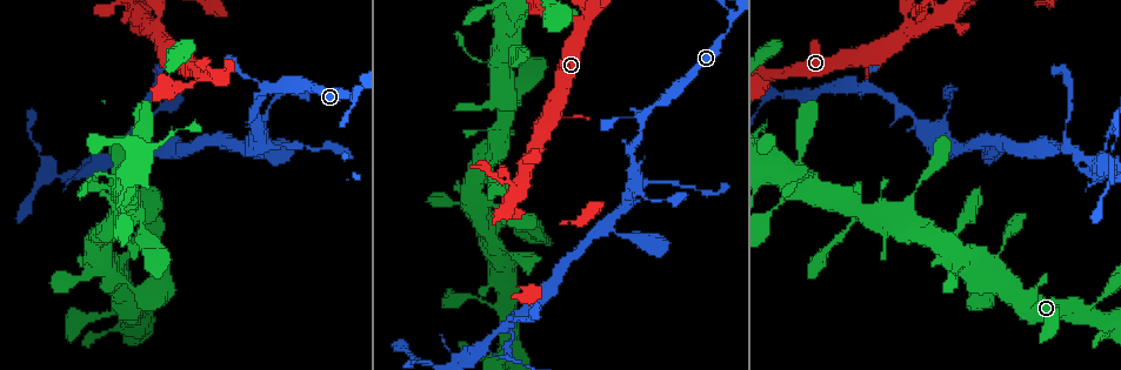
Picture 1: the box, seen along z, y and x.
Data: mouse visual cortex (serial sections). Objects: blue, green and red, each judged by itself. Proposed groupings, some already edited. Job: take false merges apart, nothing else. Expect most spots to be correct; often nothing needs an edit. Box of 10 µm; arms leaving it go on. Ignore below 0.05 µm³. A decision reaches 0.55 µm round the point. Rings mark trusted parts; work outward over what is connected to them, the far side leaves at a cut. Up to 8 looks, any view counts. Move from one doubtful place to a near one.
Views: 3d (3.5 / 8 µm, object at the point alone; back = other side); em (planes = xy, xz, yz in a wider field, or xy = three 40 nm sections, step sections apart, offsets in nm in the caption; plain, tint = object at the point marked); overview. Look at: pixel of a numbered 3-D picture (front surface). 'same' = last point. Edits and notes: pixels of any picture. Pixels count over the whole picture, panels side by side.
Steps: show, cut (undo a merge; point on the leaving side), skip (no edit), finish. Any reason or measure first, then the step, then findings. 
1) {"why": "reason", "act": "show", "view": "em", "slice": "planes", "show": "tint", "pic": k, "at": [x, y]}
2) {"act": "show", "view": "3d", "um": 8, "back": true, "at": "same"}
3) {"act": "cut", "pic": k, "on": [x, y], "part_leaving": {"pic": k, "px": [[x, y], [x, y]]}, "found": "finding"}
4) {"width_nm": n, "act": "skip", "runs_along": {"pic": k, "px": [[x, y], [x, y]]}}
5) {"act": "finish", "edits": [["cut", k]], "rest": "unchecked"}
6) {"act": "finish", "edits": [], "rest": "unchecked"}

{"why": "abrupt turn", "act": "show", "view": "3d", "um": 8, "pic": 1, "at": [156, 31]}

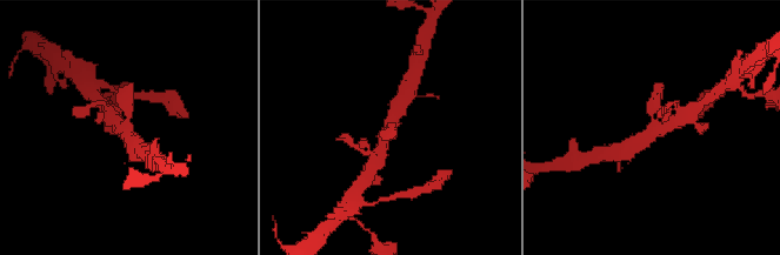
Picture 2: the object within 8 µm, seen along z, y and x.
{"arms": 3, "arm_widths_nm": [300, 400, 450], "act": "show", "view": "em", "slice": "planes", "show": "tint", "at": "same"}

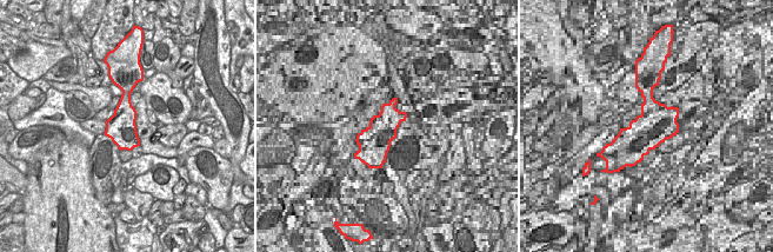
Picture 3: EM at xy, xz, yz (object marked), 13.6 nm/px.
{"act": "skip", "runs_along": {"pic": 2, "px": [[631, 147], [674, 123], [681, 116]]}, "found": "one cell here"}

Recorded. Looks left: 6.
{"act": "show", "view": "3d", "um": 3.5, "pic": 1, "at": [206, 74]}

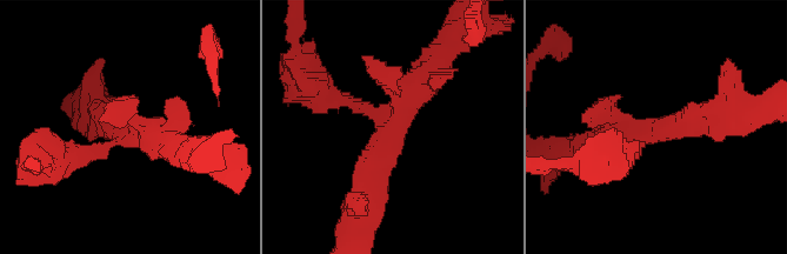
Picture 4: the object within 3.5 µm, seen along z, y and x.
{"arms": 4, "arm_widths_nm": [200, 250, 300, 350], "act": "show", "view": "em", "slice": "xy", "step": 5, "show": "tint", "pic": 4, "at": [393, 116]}

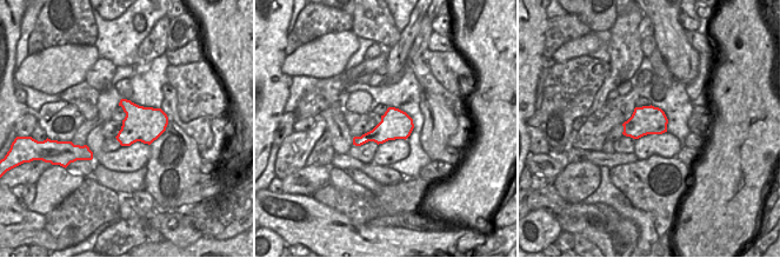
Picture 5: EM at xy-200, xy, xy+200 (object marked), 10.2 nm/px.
{"act": "show", "view": "em", "slice": "xy", "step": 3, "show": "tint", "at": "same"}

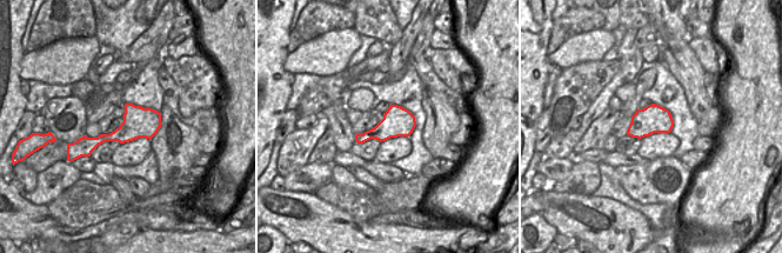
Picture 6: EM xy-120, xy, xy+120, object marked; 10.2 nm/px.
{"act": "skip", "runs_along": {"pic": 6, "px": [[158, 115], [122, 134], [80, 145]]}, "found": "one cell here"}

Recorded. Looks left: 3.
{"why": "three-way junction", "act": "show", "view": "3d", "um": 3.5, "pic": 1, "at": [496, 156]}

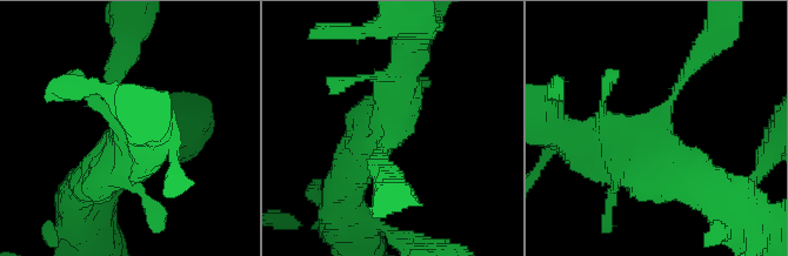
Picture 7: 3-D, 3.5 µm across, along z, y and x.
{"act": "show", "view": "em", "slice": "xy", "step": 3, "show": "tint", "pic": 7, "at": [387, 133]}

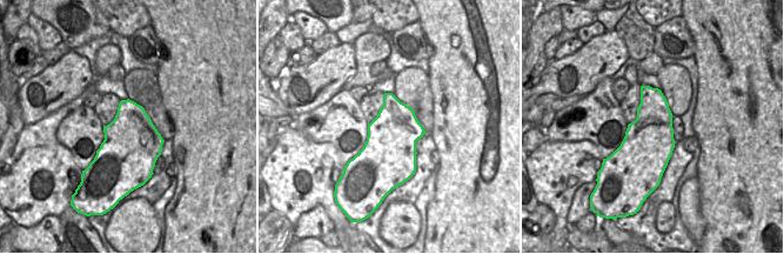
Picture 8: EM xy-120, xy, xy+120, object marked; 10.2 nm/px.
{"act": "skip", "runs_along": {"pic": 7, "px": [[348, 166], [395, 108], [406, 42]]}, "found": "one cell here"}

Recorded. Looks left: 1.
{"act": "finish", "edits": [], "rest": "unchecked"}

